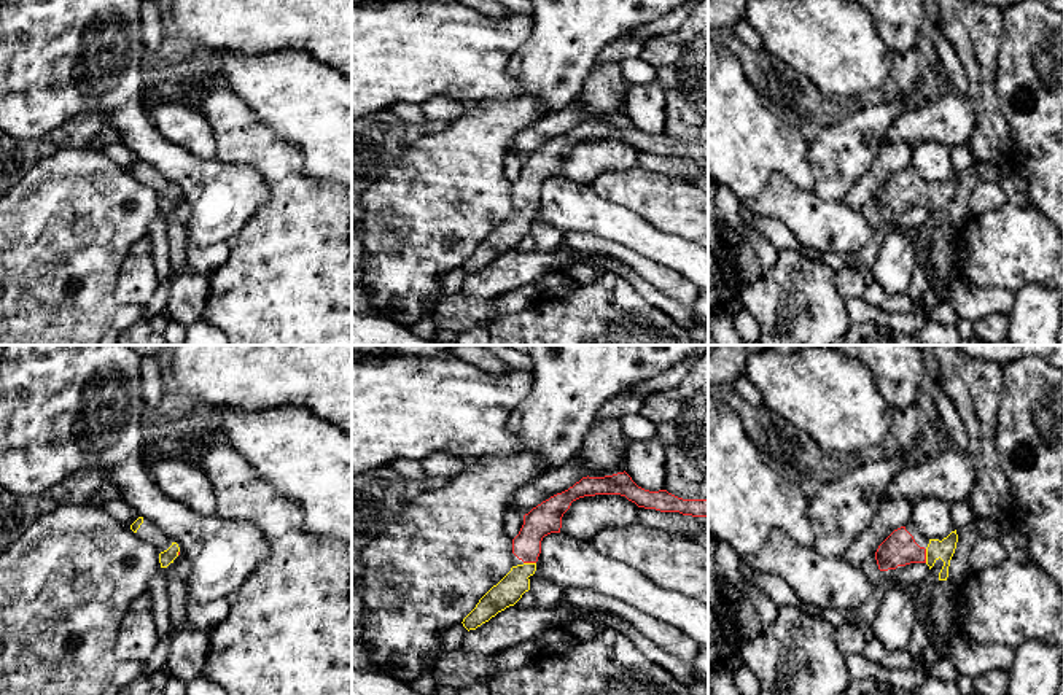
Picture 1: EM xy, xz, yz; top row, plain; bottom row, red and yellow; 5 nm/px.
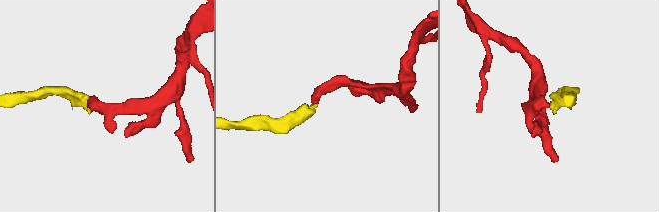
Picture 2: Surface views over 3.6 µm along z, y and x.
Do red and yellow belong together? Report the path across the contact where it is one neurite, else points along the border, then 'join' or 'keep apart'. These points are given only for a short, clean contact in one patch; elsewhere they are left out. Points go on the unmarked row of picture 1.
across yz (899, 193), (925, 199), (936, 193) | join

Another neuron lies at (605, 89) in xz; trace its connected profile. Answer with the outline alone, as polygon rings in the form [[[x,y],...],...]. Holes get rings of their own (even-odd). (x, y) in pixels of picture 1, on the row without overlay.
[[[597,62],[586,76],[576,103],[584,110],[584,121],[605,121],[625,115],[630,81],[617,62]]]

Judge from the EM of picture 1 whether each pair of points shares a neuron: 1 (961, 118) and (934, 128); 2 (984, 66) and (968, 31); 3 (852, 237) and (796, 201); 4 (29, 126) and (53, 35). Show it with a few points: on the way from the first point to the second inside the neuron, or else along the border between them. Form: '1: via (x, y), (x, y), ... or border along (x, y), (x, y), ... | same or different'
1: via (955, 118), (941, 124) | same
2: via (979, 58), (976, 38) | same
3: via (837, 228), (820, 225), (810, 215) | same
4: via (29, 104), (29, 70), (42, 58) | same

